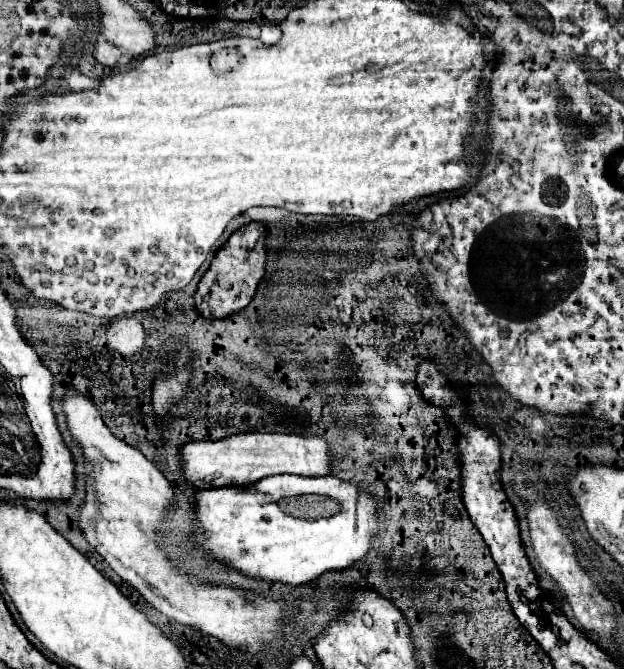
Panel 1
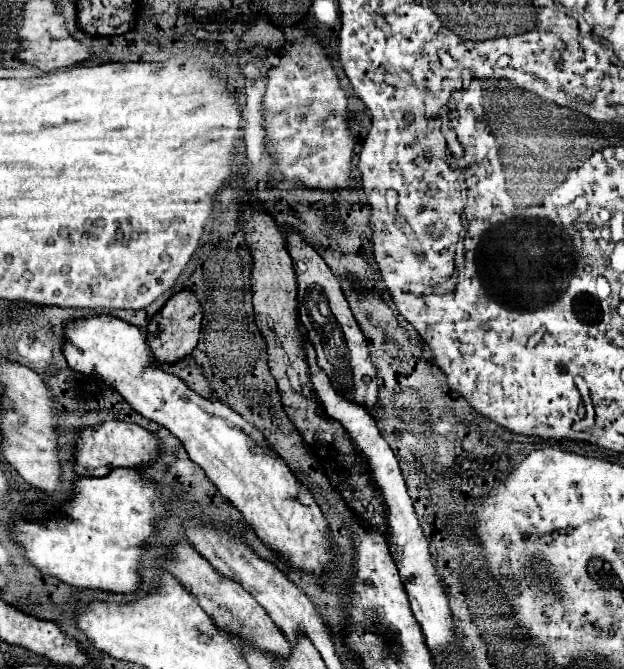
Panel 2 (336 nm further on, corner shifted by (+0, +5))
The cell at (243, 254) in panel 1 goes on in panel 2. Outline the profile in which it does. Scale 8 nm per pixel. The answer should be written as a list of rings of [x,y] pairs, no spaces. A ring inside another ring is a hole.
[[[180,290],[180,292],[172,294],[168,298],[168,302],[164,304],[164,308],[152,318],[152,322],[148,324],[148,332],[146,332],[152,354],[156,356],[156,360],[176,362],[176,360],[182,360],[184,356],[188,356],[198,344],[202,316],[204,316],[204,310],[202,310],[200,300],[196,298],[194,290],[190,290],[190,292]]]

